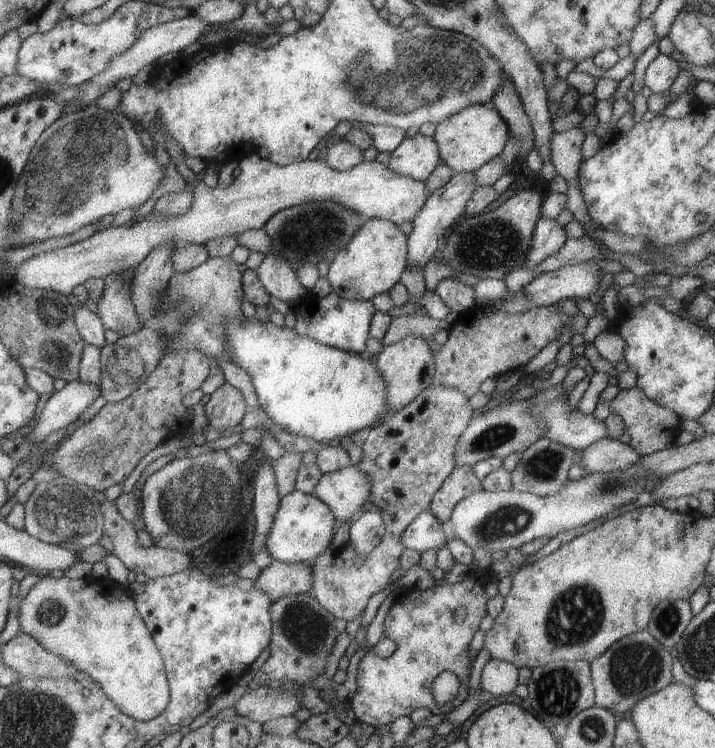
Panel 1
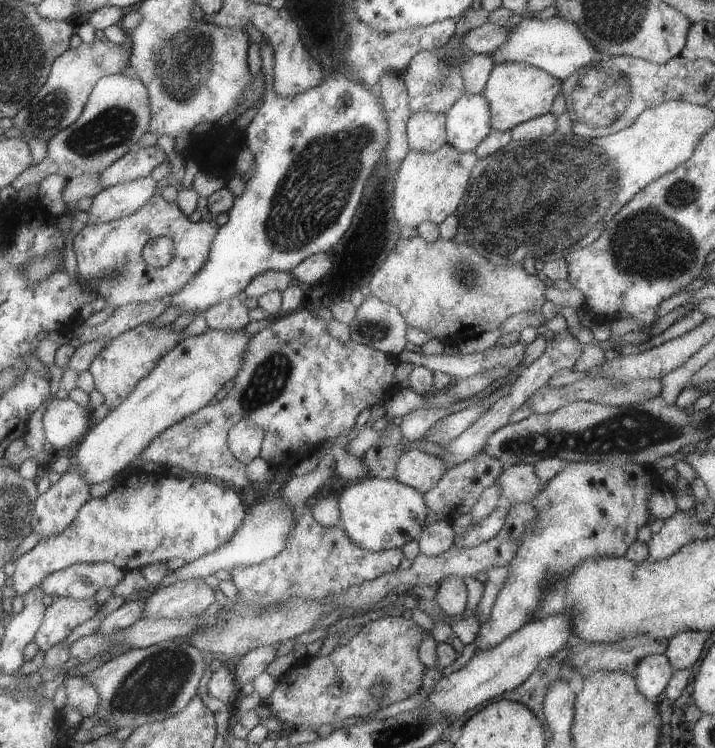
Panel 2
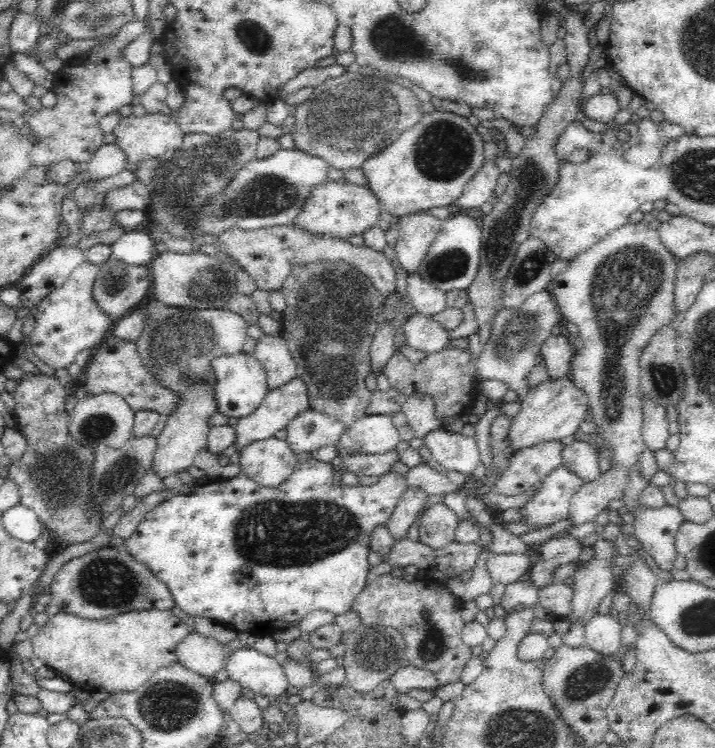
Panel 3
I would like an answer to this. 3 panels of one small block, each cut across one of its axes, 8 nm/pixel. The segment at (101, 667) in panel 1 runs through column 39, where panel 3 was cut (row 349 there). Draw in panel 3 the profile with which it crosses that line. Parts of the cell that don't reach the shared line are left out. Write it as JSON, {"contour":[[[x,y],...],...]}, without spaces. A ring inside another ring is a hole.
{"contour":[[[628,223],[618,229],[612,230],[602,240],[599,240],[592,248],[577,254],[569,261],[565,272],[558,274],[549,282],[547,288],[558,305],[558,311],[562,319],[571,321],[580,329],[579,337],[582,340],[582,349],[574,351],[571,361],[569,378],[576,384],[579,390],[588,396],[590,416],[596,424],[595,434],[609,441],[615,450],[611,457],[612,464],[626,466],[630,478],[628,486],[622,496],[623,507],[628,507],[628,512],[634,516],[632,526],[636,536],[646,554],[654,558],[658,568],[672,570],[676,558],[675,534],[683,522],[682,513],[678,506],[663,506],[662,508],[644,508],[637,502],[640,491],[648,486],[648,479],[642,477],[637,469],[637,459],[648,449],[643,442],[643,410],[641,409],[644,398],[639,390],[641,369],[640,354],[650,344],[652,336],[666,328],[674,326],[677,322],[675,304],[675,273],[677,261],[675,256],[664,246],[657,230],[652,229],[648,223]]]}

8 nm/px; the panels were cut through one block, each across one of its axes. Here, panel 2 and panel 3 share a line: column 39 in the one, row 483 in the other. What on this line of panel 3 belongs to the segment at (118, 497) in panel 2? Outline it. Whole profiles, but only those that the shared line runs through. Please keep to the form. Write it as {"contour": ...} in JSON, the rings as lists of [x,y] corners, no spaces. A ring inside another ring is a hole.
{"contour":[[[564,466],[552,470],[550,474],[547,474],[540,481],[537,493],[533,495],[524,507],[519,508],[522,513],[520,523],[536,525],[540,529],[568,518],[569,500],[584,483],[584,479],[581,479],[580,476]]]}

